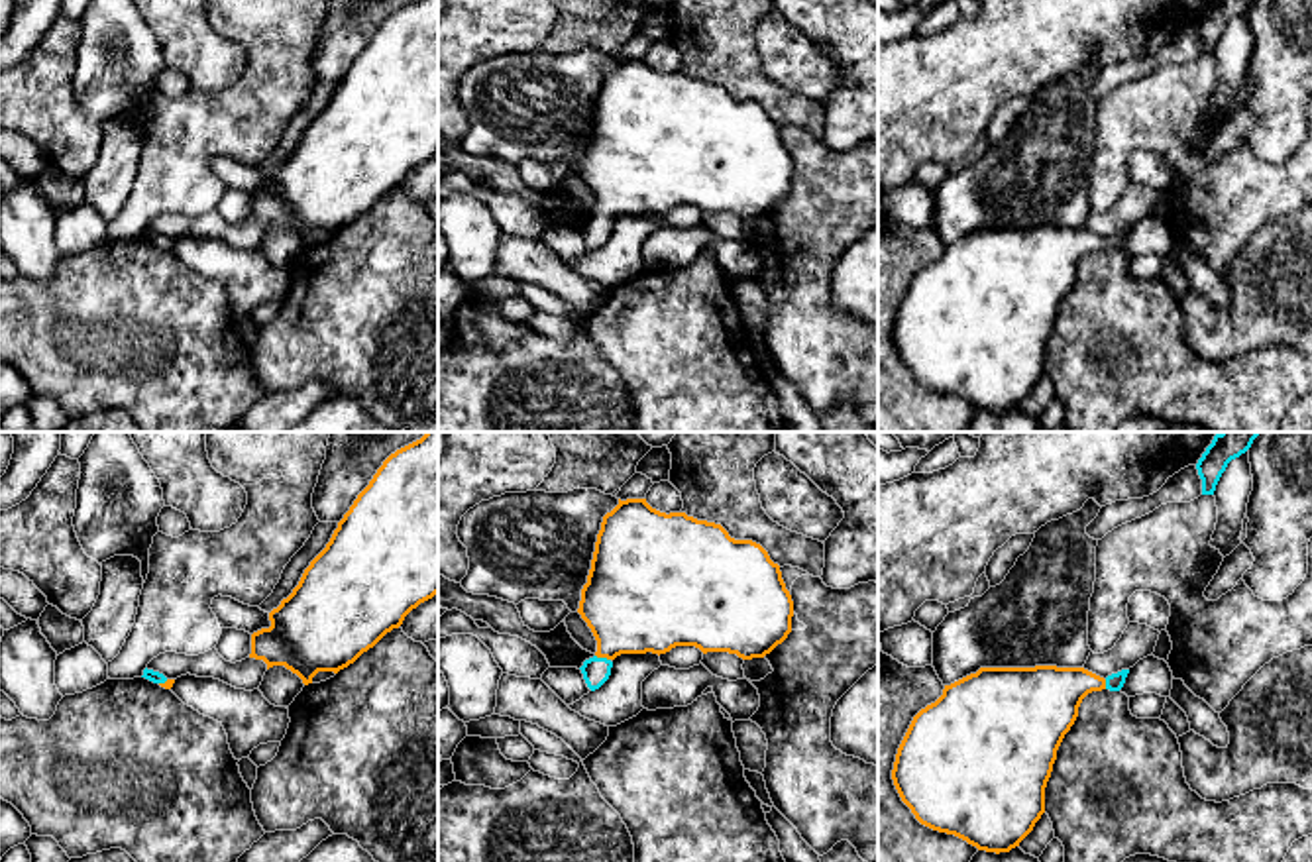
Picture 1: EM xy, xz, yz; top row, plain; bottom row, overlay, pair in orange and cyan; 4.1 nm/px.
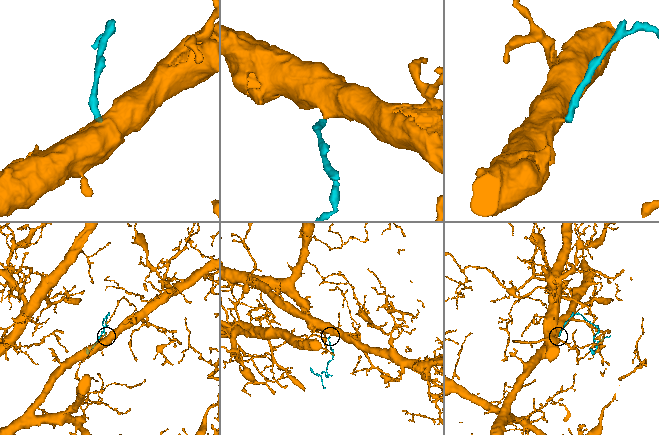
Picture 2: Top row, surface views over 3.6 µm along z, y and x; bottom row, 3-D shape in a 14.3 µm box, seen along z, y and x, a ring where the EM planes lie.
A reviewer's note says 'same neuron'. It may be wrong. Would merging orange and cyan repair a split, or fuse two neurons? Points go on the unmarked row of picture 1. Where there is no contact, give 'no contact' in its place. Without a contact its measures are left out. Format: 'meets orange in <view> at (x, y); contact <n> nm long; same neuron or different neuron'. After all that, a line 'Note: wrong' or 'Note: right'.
meets orange in xz at (603, 216); contact 70 nm long; same neuron
Note: right

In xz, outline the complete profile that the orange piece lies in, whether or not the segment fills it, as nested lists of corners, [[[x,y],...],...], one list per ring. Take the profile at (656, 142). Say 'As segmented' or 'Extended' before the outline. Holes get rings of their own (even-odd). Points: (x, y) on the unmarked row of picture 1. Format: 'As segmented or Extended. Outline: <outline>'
Extended. Outline: [[[627,59],[603,77],[587,143],[577,173],[597,200],[597,212],[579,228],[591,251],[611,236],[621,214],[666,214],[676,206],[695,206],[703,214],[729,212],[742,220],[764,218],[792,192],[793,161],[780,126],[752,100],[735,100],[715,82],[685,73],[660,73],[646,59]]]

